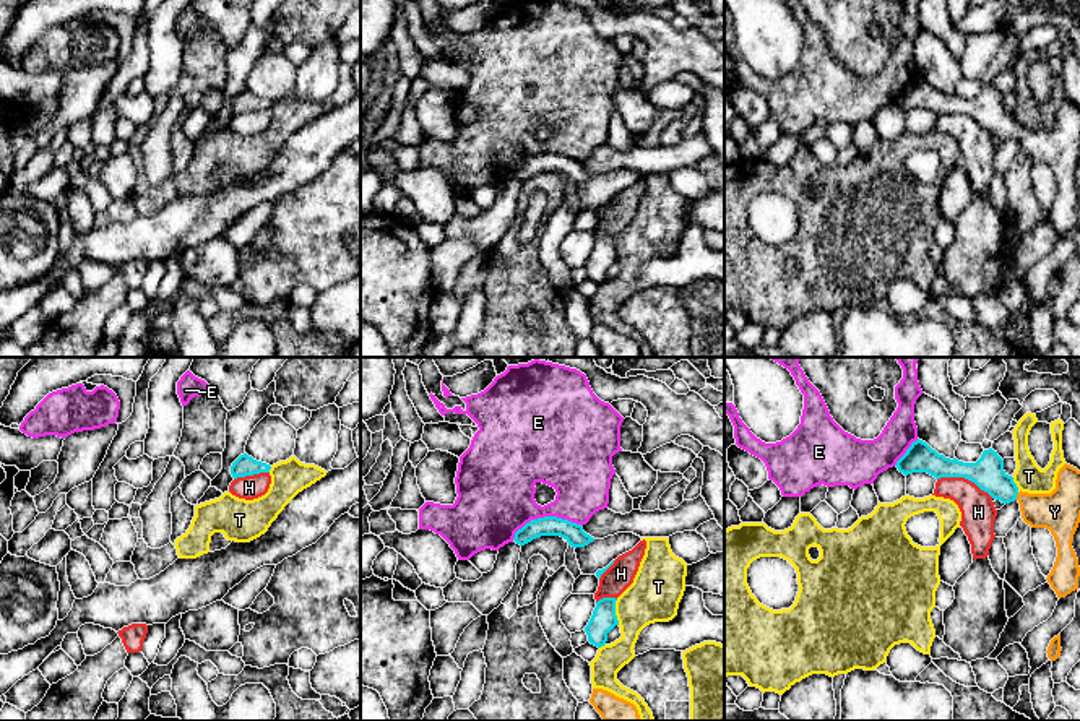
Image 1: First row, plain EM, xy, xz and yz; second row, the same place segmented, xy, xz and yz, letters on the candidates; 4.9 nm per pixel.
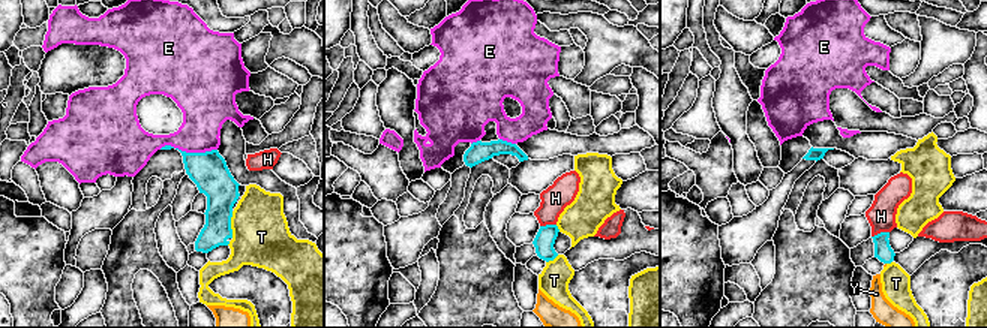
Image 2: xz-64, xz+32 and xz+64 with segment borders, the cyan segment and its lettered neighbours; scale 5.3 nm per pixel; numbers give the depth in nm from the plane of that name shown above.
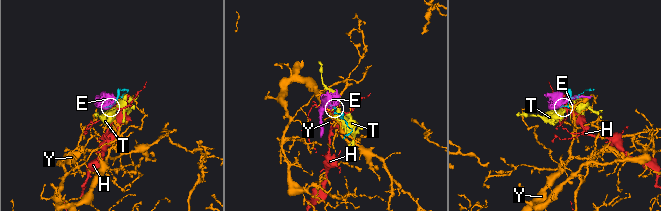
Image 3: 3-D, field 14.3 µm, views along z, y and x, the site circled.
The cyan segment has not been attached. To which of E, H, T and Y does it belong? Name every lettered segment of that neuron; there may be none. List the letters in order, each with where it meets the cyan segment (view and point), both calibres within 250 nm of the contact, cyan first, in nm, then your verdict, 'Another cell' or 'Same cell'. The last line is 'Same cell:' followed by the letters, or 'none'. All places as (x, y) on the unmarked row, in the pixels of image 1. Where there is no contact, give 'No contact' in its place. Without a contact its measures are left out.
E: Touches cyan at xz (544, 153). Thickness 100 nm (cyan) against 360 nm. Another cell
H: Touches cyan at yz (965, 114). Thickness 160 nm (cyan) against 170 nm. Another cell
T: Touches cyan at xz (614, 249). Thickness 120 nm (cyan) against 260 nm. Another cell
Y: Touches cyan at yz (1015, 132). Thickness 160 nm (cyan) against 200 nm. Same cell
Same cell: Y

